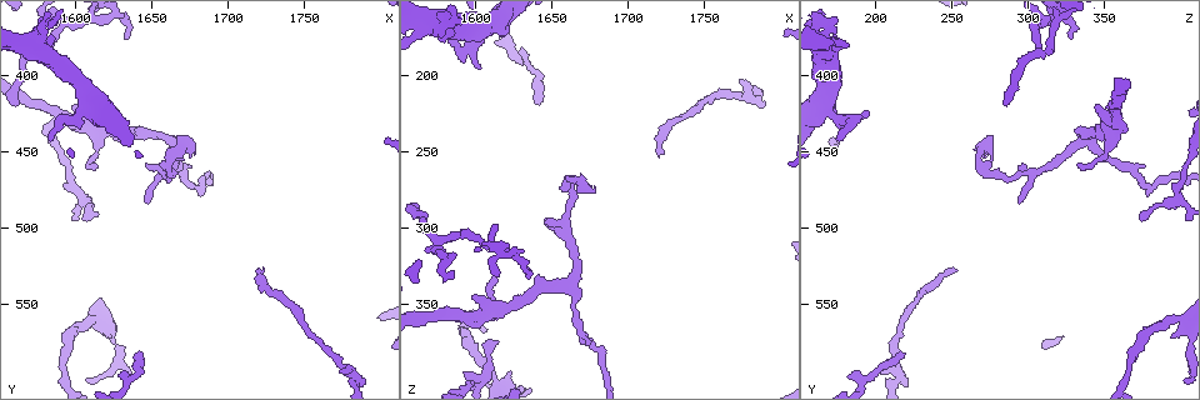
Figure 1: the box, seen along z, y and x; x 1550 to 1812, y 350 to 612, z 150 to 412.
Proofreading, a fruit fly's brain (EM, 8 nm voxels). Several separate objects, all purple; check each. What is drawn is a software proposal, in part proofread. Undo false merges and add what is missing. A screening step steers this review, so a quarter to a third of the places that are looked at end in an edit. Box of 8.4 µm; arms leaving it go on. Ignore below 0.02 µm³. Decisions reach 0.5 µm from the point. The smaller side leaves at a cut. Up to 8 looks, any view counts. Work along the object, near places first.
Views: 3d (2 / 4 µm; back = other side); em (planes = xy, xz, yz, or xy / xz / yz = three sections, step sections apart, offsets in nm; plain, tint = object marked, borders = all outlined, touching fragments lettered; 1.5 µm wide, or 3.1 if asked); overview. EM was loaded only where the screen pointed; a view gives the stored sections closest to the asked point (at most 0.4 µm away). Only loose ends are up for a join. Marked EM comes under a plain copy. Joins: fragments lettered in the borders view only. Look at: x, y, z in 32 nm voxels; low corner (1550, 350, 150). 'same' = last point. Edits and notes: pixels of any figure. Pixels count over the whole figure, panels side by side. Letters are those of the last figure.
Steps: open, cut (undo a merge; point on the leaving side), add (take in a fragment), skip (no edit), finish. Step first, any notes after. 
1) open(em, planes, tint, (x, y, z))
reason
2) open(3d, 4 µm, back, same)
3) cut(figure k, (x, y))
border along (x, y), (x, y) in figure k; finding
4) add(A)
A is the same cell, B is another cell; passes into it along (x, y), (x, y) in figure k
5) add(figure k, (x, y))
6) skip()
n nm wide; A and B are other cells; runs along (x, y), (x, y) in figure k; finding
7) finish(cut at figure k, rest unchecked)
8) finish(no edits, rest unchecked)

open(em, planes, borders, (1608, 494, 372))
tapers out

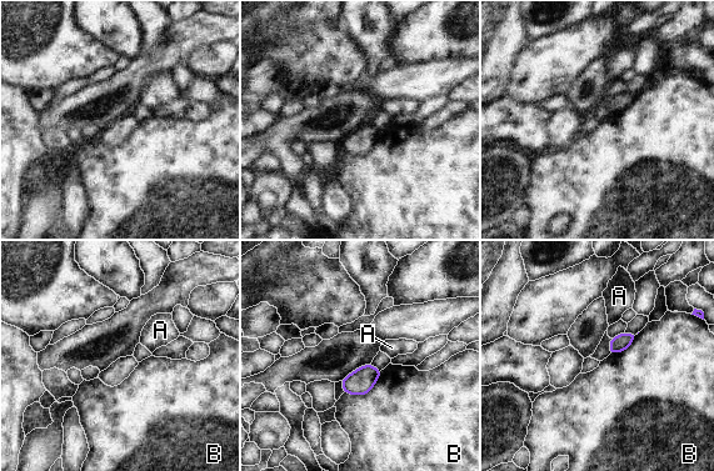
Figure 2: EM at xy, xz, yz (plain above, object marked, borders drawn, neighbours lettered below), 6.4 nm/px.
skip()
A and B are other cells; border along (382, 370), (365, 394), (344, 392) in figure 2; no lettered fragment goes on from it

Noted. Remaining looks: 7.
open(em, planes, borders, (1614, 458, 332))
tapers out

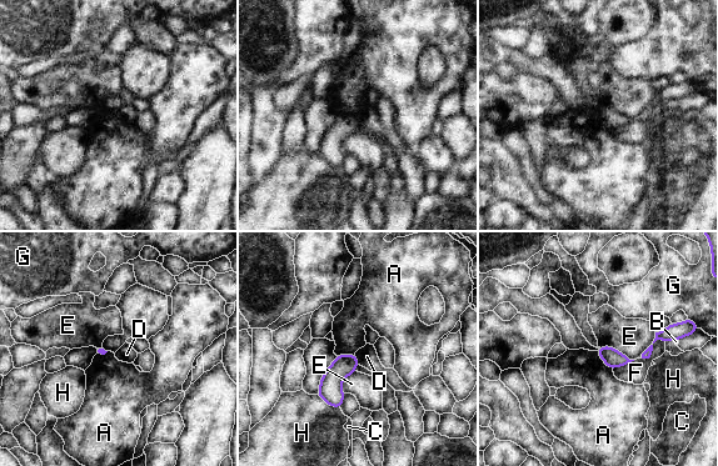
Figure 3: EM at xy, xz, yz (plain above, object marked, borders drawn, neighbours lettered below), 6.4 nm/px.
skip()
A, B, C, D, E, F, G and H are other cells; border along (354, 355), (358, 364) in figure 3; no lettered fragment goes on from it

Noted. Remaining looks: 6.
open(em, yz, step 8, tint, (1576, 384, 308))
a fork

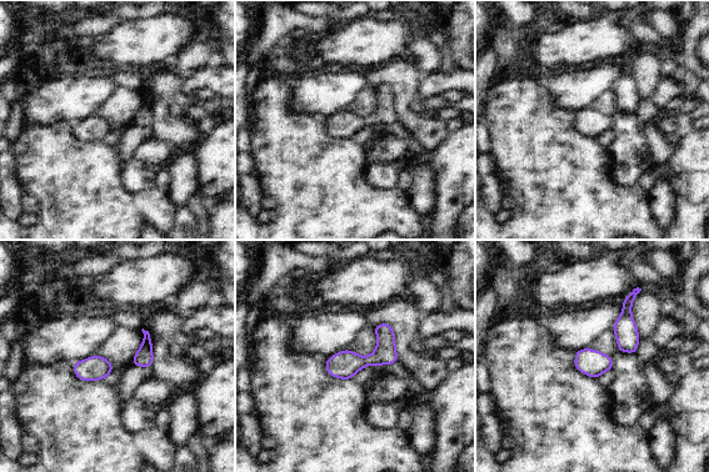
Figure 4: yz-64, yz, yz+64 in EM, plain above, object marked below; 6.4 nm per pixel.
open(em, planes, tint, same)
another direction

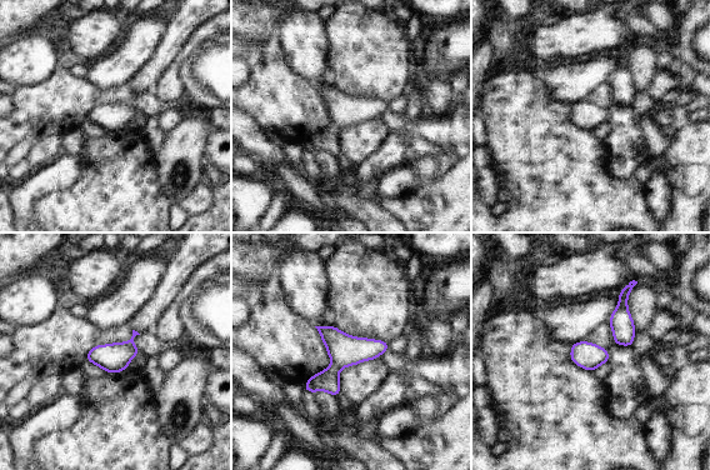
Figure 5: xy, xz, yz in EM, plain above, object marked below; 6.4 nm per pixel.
open(em, planes, borders, same)
what lies round it

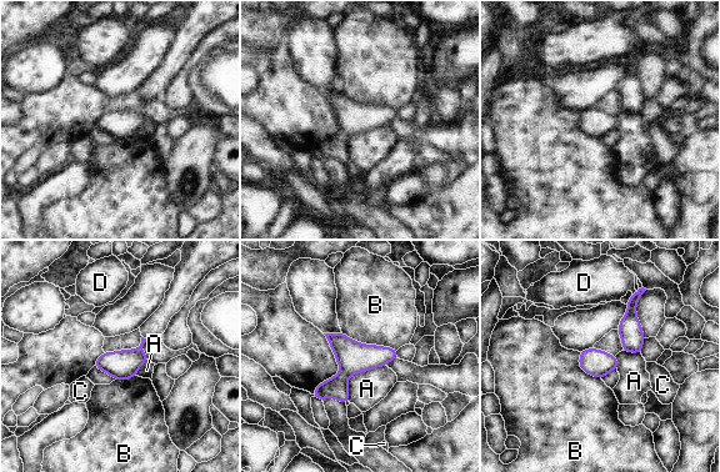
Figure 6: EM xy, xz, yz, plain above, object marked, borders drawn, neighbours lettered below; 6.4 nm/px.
skip()
B touches over 360 nm; A, B, C and D are other cells; all the same neuron

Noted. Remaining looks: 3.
finish(no edits, rest unchecked)

